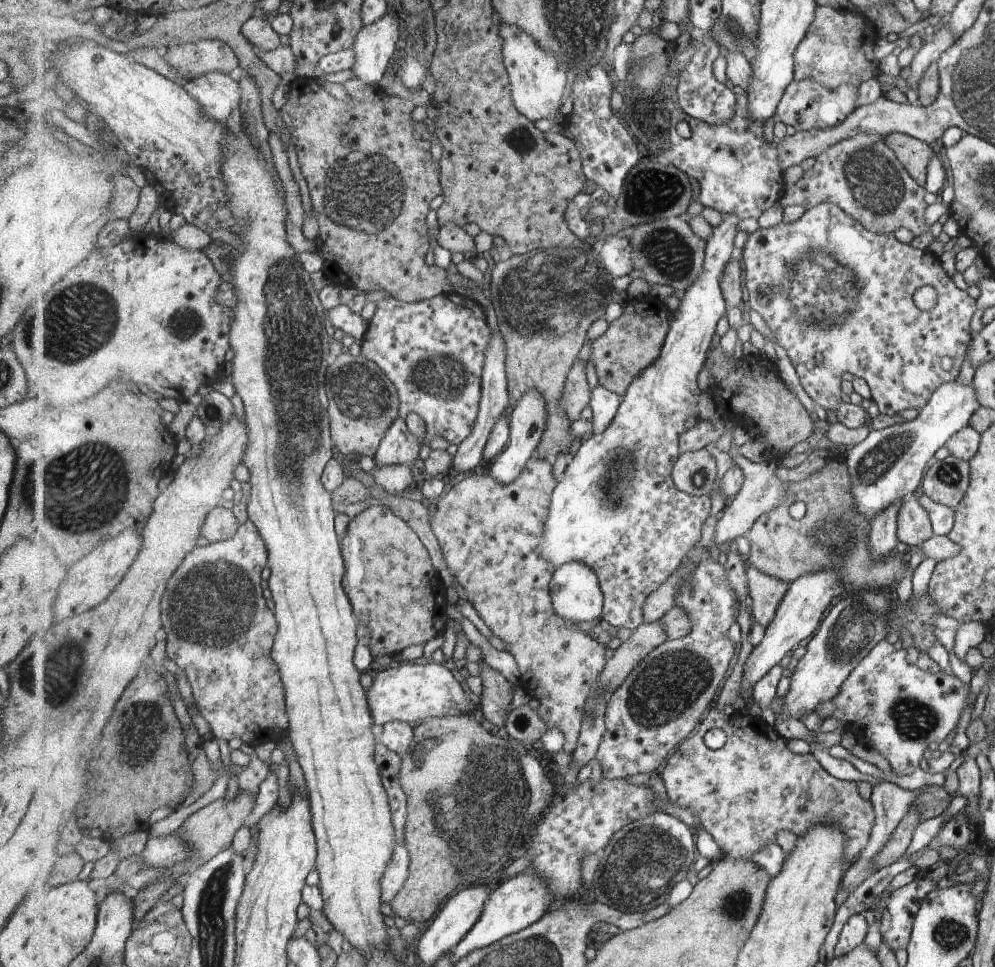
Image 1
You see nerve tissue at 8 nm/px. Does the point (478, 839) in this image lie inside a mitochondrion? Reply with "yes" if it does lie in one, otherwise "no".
yes

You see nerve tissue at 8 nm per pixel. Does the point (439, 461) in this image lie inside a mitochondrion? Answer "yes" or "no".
no

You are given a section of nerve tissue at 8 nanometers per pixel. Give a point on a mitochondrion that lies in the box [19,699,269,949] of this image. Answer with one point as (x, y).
(144, 724)

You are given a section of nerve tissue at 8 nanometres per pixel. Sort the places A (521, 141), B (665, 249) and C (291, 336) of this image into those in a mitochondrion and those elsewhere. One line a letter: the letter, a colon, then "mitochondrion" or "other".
A: mitochondrion
B: mitochondrion
C: mitochondrion

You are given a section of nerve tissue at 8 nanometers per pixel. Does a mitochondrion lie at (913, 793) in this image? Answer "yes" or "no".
no

